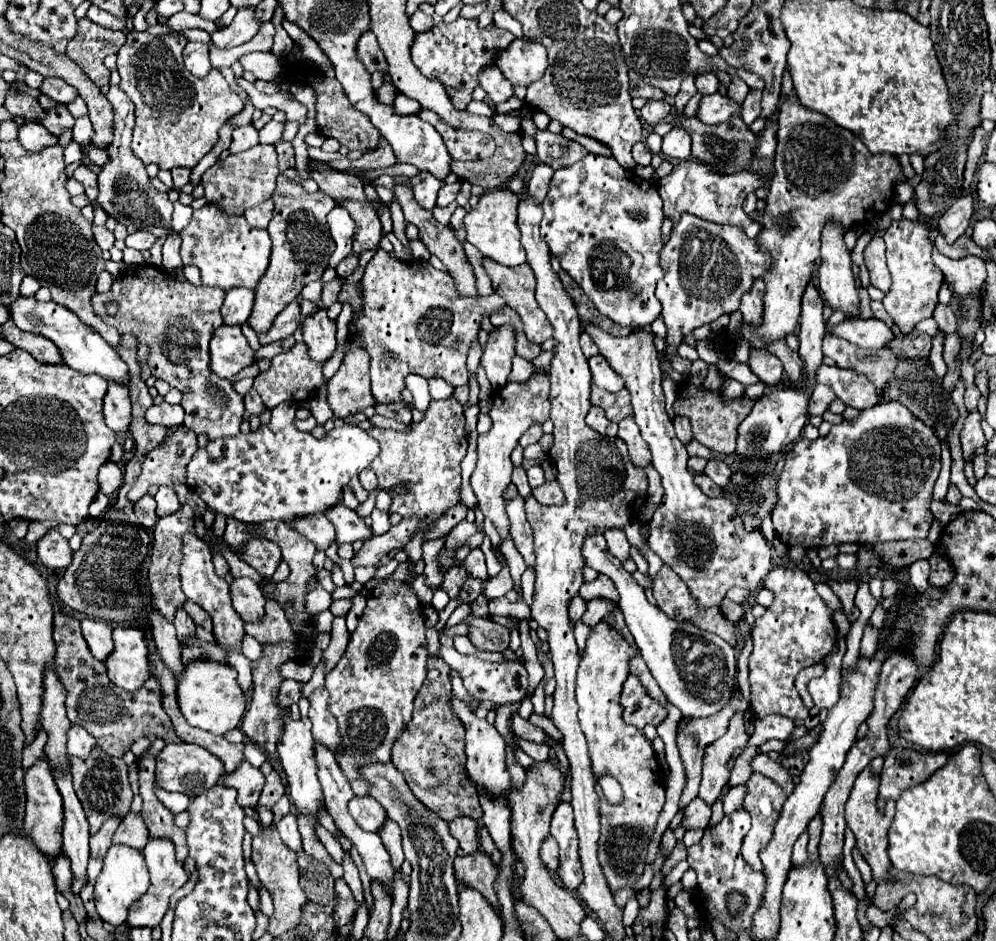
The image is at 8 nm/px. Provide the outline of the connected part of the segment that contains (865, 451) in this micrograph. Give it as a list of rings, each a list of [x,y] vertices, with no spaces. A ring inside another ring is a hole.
[[[888,401],[888,403],[880,403],[874,405],[872,409],[864,409],[858,417],[844,421],[840,425],[832,425],[830,433],[826,437],[818,437],[816,441],[806,441],[806,439],[798,439],[788,455],[786,455],[786,463],[784,469],[780,473],[780,481],[778,481],[778,503],[772,511],[772,523],[776,529],[776,537],[792,547],[792,545],[802,545],[804,549],[818,549],[818,547],[826,547],[826,545],[842,545],[842,543],[856,543],[856,545],[874,545],[880,541],[902,541],[902,539],[924,539],[928,535],[928,529],[932,525],[932,513],[930,513],[930,497],[932,497],[932,489],[934,483],[940,475],[940,441],[934,435],[932,429],[928,429],[928,425],[924,425],[924,421],[920,421],[916,415],[912,415],[904,405],[900,405],[898,401]]]

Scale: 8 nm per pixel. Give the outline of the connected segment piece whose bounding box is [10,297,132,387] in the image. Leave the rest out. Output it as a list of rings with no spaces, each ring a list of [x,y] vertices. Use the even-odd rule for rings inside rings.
[[[20,297],[10,305],[10,313],[12,313],[12,323],[16,323],[16,327],[24,329],[24,331],[32,331],[32,333],[42,333],[44,337],[48,337],[50,341],[56,343],[56,347],[62,353],[64,365],[68,365],[74,371],[80,373],[88,373],[88,375],[100,375],[106,381],[118,383],[118,385],[126,385],[130,387],[130,369],[128,365],[120,359],[120,355],[94,331],[90,331],[72,311],[68,311],[66,307],[48,301],[48,303],[40,303],[34,297]]]

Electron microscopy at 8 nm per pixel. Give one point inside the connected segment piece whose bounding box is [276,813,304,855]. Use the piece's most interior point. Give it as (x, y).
(288, 828)

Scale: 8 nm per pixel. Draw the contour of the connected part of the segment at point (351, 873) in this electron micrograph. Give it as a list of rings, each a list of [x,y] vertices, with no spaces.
[[[344,851],[344,857],[342,857],[342,869],[344,869],[344,881],[350,885],[358,905],[364,901],[364,893],[362,893],[362,881],[360,881],[360,875],[358,875],[358,867],[354,865],[352,857],[350,857],[350,851]]]

